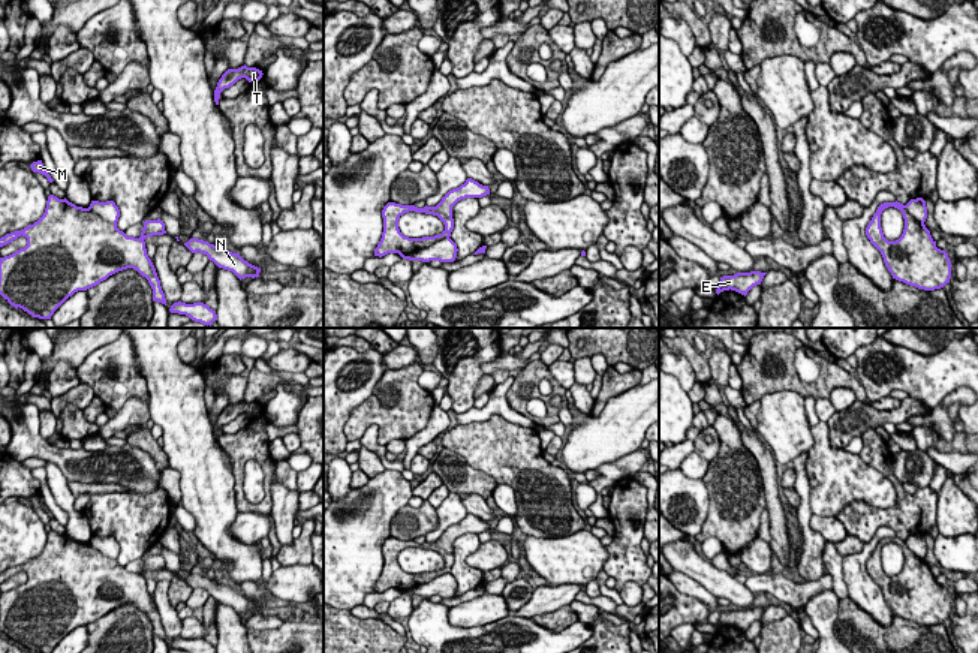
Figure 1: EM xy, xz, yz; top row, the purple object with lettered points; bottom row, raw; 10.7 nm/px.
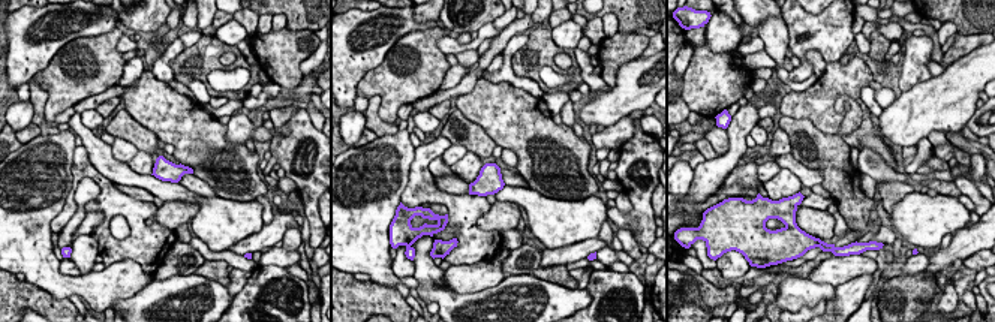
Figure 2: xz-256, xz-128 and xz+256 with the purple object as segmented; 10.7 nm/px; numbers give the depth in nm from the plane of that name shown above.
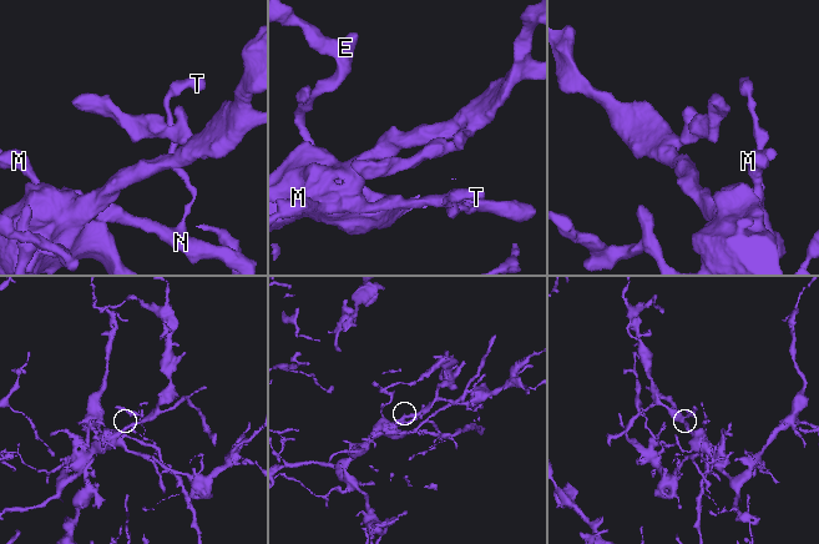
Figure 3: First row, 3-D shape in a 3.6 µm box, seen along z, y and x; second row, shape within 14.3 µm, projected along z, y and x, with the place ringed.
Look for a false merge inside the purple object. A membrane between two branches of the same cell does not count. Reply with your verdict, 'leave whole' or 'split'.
split

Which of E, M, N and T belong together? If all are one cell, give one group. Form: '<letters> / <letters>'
E / M N T

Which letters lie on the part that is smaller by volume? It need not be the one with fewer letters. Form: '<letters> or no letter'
M, N, T

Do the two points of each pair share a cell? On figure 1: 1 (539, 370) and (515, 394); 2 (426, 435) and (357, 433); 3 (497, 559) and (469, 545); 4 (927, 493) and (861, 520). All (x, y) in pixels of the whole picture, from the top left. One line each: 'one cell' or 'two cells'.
1: one cell
2: two cells
3: two cells
4: one cell

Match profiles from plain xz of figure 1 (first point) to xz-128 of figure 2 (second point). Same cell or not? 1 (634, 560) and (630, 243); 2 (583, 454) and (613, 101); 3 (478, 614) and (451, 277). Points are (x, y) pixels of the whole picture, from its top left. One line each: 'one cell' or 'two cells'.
1: two cells
2: one cell
3: one cell

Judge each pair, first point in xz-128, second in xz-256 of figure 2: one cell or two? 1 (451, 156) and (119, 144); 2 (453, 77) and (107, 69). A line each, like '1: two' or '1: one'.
1: one
2: two

